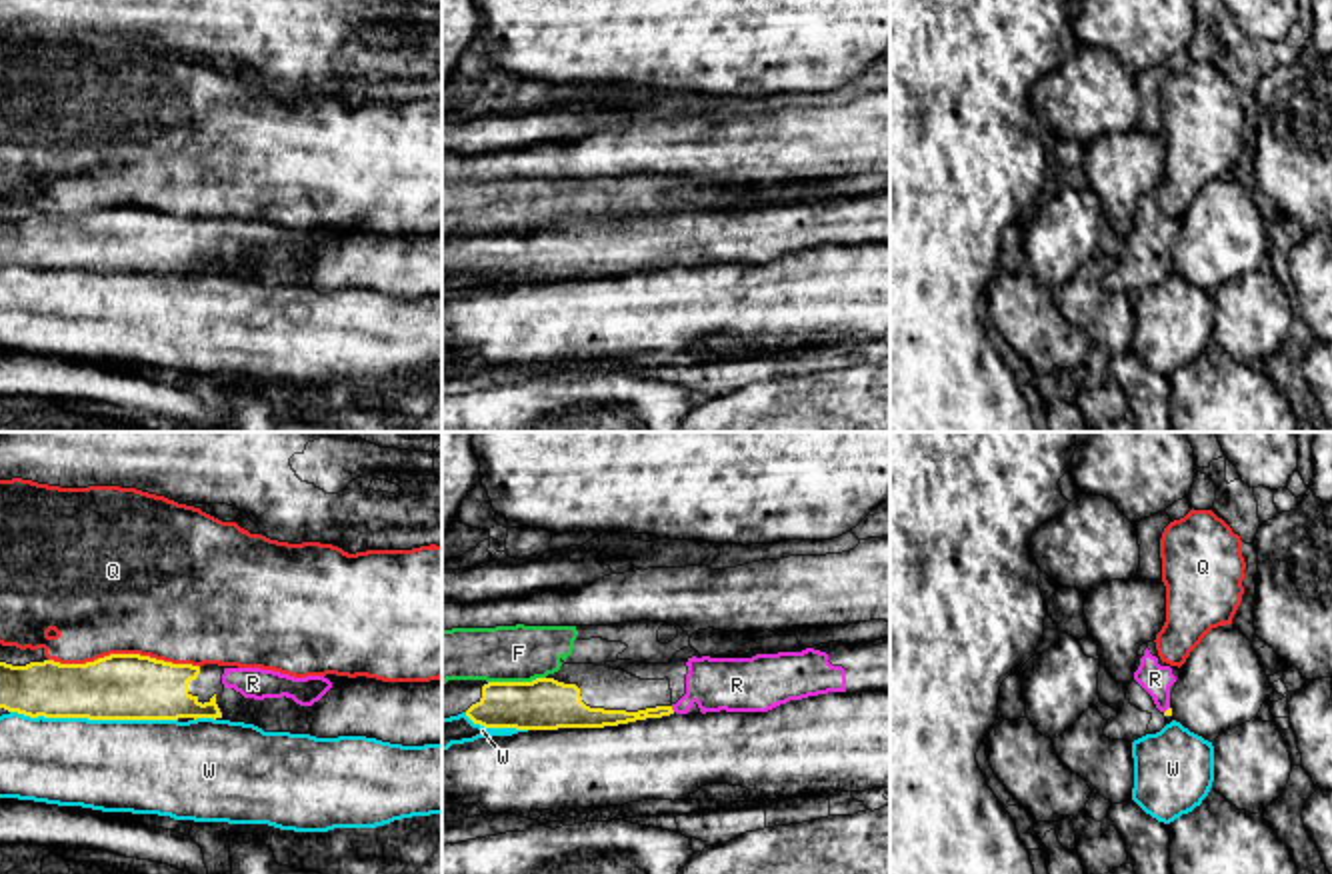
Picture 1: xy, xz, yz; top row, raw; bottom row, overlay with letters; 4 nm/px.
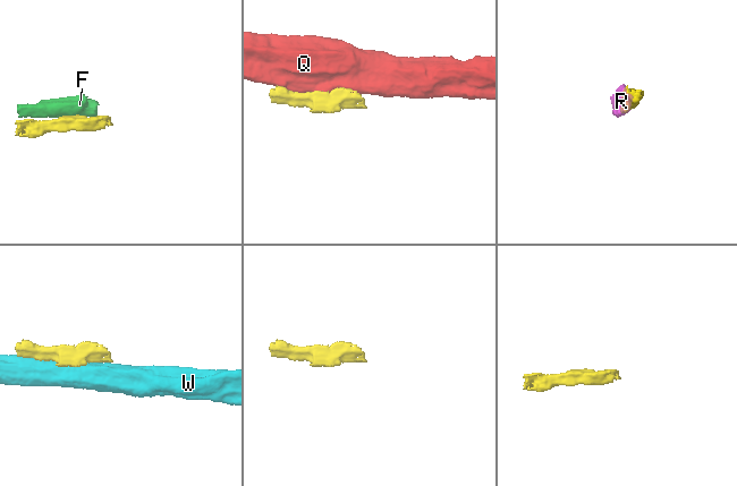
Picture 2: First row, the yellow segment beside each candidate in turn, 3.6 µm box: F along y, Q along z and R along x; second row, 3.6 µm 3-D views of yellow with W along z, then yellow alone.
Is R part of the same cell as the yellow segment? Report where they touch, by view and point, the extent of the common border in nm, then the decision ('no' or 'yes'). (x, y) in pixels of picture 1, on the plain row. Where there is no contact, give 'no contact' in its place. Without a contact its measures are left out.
meets yellow in xz at (670, 260); contact 30 nm long; yes

